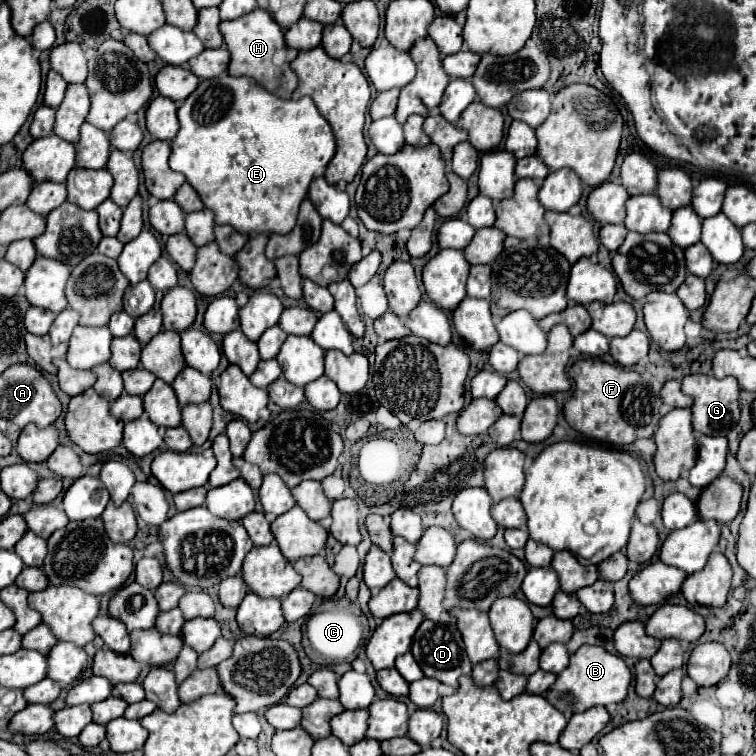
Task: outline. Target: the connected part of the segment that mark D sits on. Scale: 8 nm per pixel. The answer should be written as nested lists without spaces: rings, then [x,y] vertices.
[[[423,620],[419,630],[413,636],[413,644],[411,644],[411,654],[417,660],[417,664],[421,666],[423,674],[429,678],[437,678],[439,682],[457,688],[459,686],[459,676],[461,674],[471,674],[471,662],[465,654],[463,648],[463,640],[461,634],[457,630],[455,624],[437,624],[431,620]]]

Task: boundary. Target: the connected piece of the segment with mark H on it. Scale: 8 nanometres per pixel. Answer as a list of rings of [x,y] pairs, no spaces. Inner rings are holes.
[[[255,8],[253,12],[245,14],[237,20],[221,22],[219,30],[231,52],[231,62],[229,62],[231,76],[249,76],[249,78],[257,80],[263,88],[267,88],[271,94],[275,94],[279,98],[291,98],[299,80],[289,64],[297,56],[297,50],[289,48],[285,44],[283,30],[273,20],[273,16],[269,16],[269,12]]]

